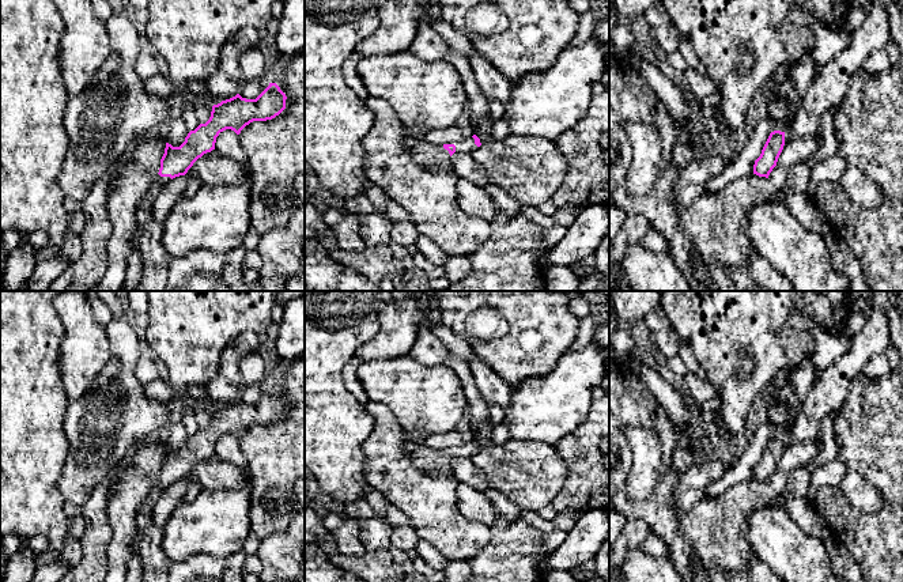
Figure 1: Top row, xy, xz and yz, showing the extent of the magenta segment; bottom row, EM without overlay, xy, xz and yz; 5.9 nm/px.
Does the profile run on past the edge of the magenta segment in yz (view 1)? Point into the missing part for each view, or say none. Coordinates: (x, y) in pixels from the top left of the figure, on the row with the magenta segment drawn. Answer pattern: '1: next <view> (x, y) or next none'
1: next none

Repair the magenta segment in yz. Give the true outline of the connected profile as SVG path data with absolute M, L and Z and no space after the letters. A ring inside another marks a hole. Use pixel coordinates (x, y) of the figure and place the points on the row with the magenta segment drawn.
M785 132L770 133L760 156L755 160L753 174L768 178L785 146Z

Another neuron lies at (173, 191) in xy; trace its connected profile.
M180 175L163 185L163 189L155 199L155 203L151 205L151 216L165 224L167 213L170 212L171 207L184 199L185 188L189 182L186 175Z

